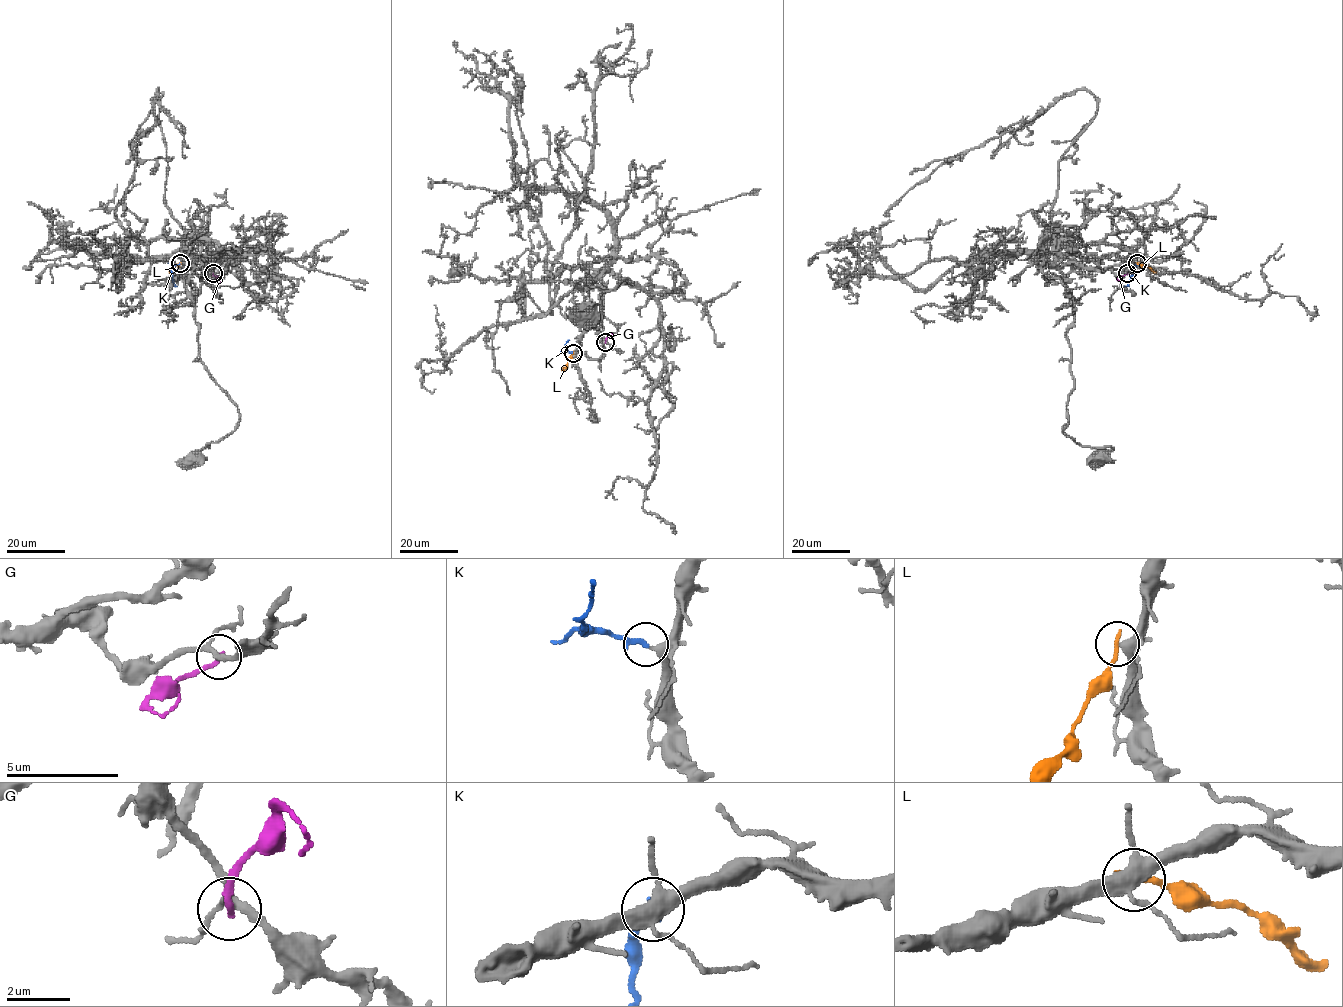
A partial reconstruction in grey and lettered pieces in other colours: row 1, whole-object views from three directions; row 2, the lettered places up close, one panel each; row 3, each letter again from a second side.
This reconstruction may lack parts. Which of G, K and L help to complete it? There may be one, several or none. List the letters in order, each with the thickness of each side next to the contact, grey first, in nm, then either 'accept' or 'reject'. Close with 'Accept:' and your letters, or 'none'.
G: 200/240 nm | reject
K: 260/200 nm | accept
L: 320/190 nm | reject
Accept: K

